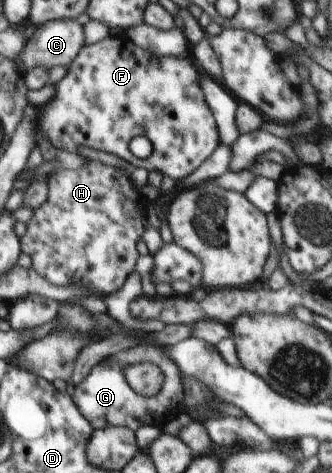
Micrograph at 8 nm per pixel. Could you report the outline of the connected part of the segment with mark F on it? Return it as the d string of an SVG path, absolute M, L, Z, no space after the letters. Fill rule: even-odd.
M121 32L111 33L107 38L96 42L95 44L85 45L79 54L73 59L73 62L68 66L67 73L60 82L55 84L56 94L53 99L48 103L39 106L38 110L38 129L37 133L39 141L42 138L47 138L49 142L58 150L66 150L73 154L79 152L79 148L86 146L88 149L101 150L101 152L109 152L115 154L119 158L123 158L132 164L134 167L145 168L148 171L159 171L169 178L174 180L183 180L186 176L189 176L196 168L201 166L201 163L208 158L208 156L221 144L220 136L218 133L218 124L215 117L206 103L203 89L200 85L201 71L196 66L195 62L191 58L187 57L158 57L152 52L146 51L144 48L139 48L131 39ZM135 136L146 136L149 138L152 144L151 155L147 158L140 159L135 157L129 149L129 142Z

